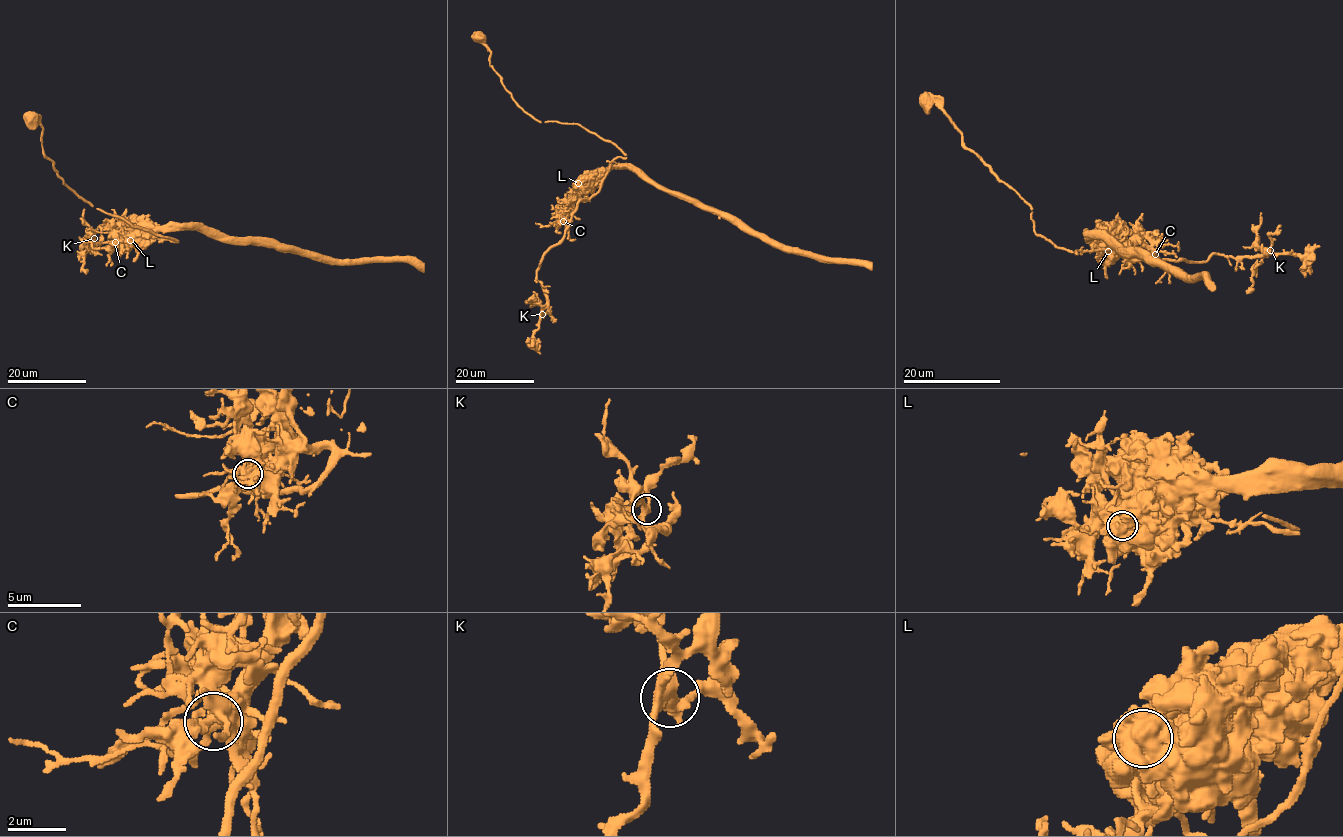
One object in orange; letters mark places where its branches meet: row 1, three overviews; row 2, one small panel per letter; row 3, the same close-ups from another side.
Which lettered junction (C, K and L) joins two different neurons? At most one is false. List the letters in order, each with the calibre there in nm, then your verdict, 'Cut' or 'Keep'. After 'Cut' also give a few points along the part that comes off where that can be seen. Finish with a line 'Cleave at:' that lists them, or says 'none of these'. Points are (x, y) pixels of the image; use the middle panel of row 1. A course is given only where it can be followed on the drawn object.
C: Thickness 440 nm. Keep
K: Thickness 400 nm. Keep
L: Thickness 800 nm. Cut. Course of the part to remove: (578, 183), (588, 200), (624, 154), (578, 125), (528, 115), (475, 31)
Cleave at: L

